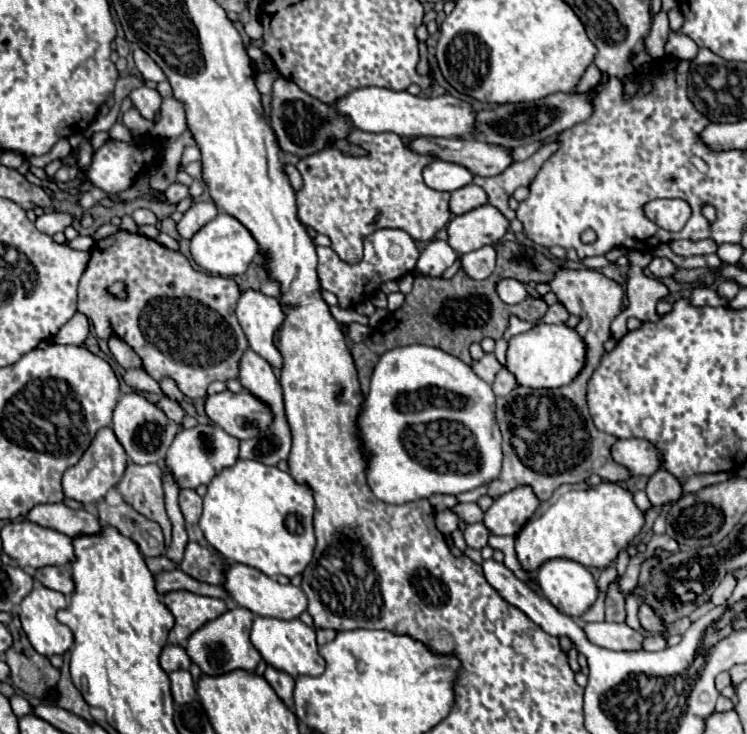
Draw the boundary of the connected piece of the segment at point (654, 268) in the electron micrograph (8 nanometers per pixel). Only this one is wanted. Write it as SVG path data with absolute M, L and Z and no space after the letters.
M652 257L648 269L656 275L656 277L670 277L674 271L676 271L676 265L666 259L666 257Z

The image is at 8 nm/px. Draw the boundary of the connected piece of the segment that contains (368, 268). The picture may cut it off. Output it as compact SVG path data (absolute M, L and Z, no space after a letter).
M378 229L364 239L364 257L356 265L342 261L330 247L318 247L318 277L322 289L330 289L338 297L340 307L348 309L360 299L366 299L372 291L378 291L384 281L400 279L402 275L410 273L416 267L418 257L420 253L414 245L414 239L406 231Z

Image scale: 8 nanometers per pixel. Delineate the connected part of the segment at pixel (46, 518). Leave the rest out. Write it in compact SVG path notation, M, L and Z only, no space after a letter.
M64 503L36 505L36 509L32 509L26 519L36 521L42 527L52 527L68 537L96 535L102 531L102 521L96 513L88 509L70 509Z

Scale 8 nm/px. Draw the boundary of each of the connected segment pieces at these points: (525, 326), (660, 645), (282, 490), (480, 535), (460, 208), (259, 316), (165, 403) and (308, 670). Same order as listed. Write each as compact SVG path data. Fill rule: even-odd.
M512 316L509 319L509 327L503 335L503 339L507 341L515 335L526 332L531 328L531 324L526 321L521 321L517 317Z
M648 635L644 641L642 641L642 649L644 651L660 651L666 647L666 639L664 635Z
M242 461L224 469L208 483L200 529L206 541L226 559L250 565L268 577L300 575L316 547L312 531L314 499L306 485L296 483L278 467Z
M470 523L464 529L464 539L468 547L482 549L484 545L488 545L488 529L482 523Z
M474 183L458 189L450 197L450 213L454 215L464 215L480 205L486 203L486 191Z
M246 289L238 299L236 317L246 333L250 349L264 357L272 367L280 367L282 355L274 345L274 335L284 321L284 313L278 299L266 297L256 289Z
M162 397L162 399L156 403L156 407L158 407L158 409L162 409L162 411L164 411L164 415L166 415L168 419L176 421L176 423L180 423L180 421L186 417L184 409L182 409L176 401L172 401L172 399L168 399L168 397Z
M254 617L250 639L268 665L272 665L280 671L286 671L292 677L320 675L324 671L324 659L318 653L316 633L312 627L308 627L300 619L284 621L284 619L274 619L274 617Z

